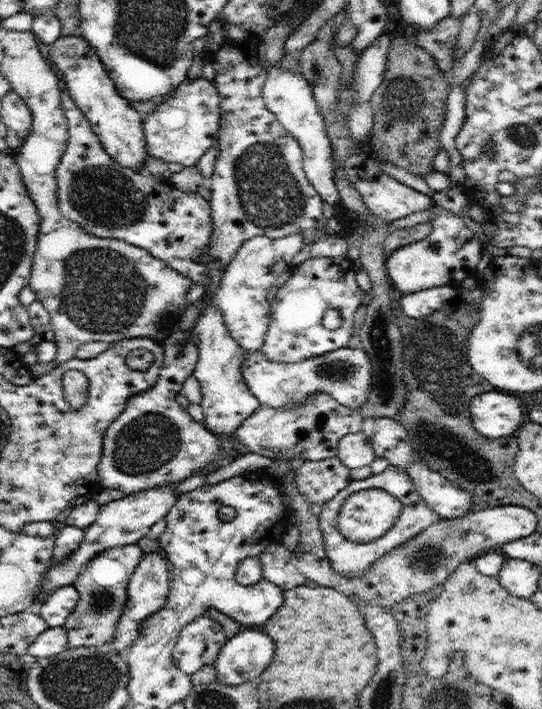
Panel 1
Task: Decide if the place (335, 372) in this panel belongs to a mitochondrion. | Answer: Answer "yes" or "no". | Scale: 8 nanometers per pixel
yes

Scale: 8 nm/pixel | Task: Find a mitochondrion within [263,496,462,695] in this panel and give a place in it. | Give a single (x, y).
(425, 559)

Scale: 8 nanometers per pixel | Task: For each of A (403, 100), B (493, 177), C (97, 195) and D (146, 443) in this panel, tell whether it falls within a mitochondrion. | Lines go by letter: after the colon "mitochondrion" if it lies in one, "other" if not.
A: mitochondrion
B: other
C: mitochondrion
D: mitochondrion

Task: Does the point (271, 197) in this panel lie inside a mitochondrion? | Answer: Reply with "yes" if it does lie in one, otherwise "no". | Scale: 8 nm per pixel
yes

